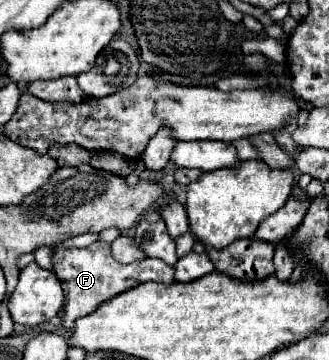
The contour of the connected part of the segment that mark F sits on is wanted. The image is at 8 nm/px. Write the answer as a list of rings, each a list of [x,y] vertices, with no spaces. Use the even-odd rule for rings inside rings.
[[[97,241],[85,249],[55,245],[51,261],[53,261],[53,273],[61,281],[61,287],[65,293],[63,327],[69,331],[73,329],[73,323],[79,317],[93,313],[101,303],[117,297],[123,291],[129,291],[147,281],[159,281],[159,283],[175,281],[175,277],[173,277],[175,269],[167,263],[161,263],[161,259],[143,259],[143,261],[135,261],[129,265],[117,263],[111,255],[111,245],[103,243],[103,241]]]

